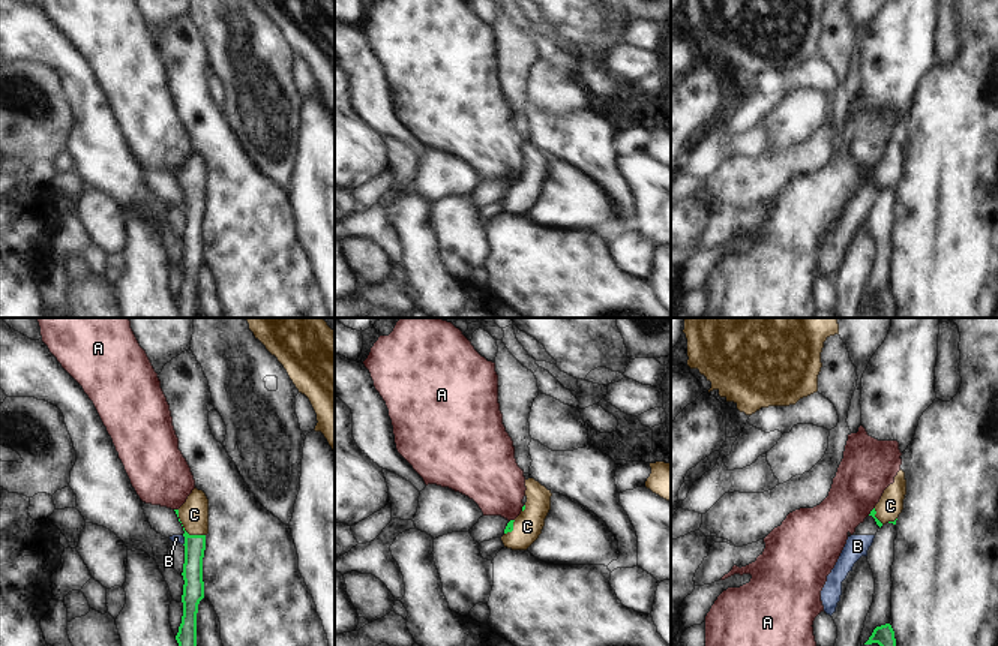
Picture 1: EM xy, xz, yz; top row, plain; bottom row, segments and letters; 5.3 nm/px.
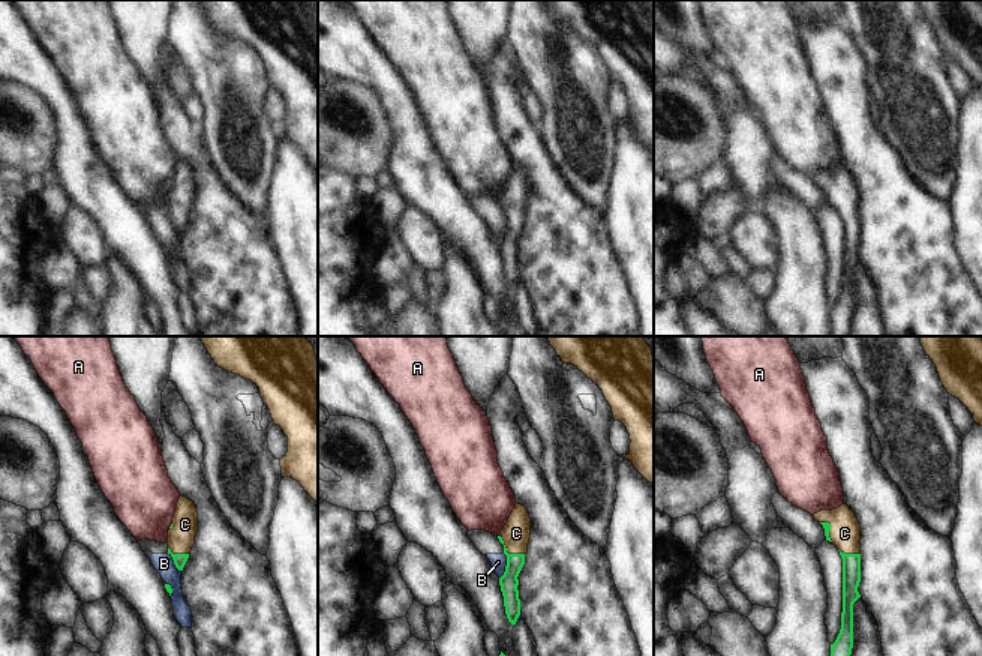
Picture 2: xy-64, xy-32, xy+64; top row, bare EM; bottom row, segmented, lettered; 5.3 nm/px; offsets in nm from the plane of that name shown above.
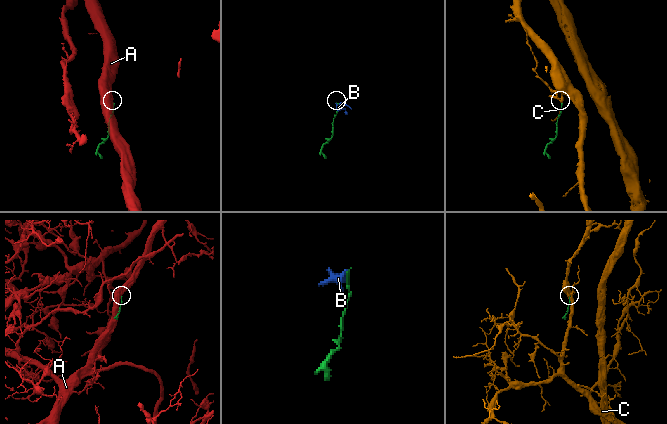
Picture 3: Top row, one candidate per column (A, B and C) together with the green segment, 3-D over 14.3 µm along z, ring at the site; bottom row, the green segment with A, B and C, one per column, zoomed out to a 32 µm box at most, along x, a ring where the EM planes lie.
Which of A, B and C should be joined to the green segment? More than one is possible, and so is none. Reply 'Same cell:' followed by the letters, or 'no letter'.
Same cell: C

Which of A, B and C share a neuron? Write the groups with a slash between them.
A / B / C

